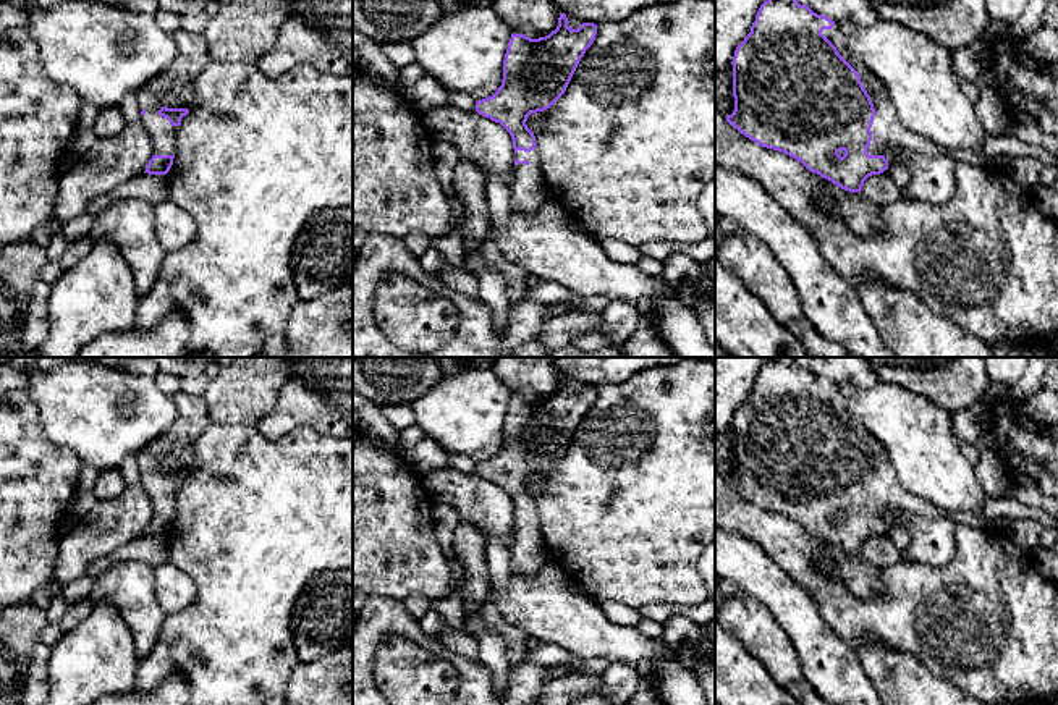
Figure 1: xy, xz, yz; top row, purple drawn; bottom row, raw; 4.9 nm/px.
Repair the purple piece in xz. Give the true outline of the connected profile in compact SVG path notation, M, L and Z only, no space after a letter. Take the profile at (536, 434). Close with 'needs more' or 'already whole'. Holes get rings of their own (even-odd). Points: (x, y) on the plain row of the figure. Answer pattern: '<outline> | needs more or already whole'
M565 375L545 399L511 396L501 448L493 458L476 464L476 474L500 485L513 501L511 572L534 574L548 555L527 479L550 471L565 456L595 398L597 386L582 385L571 391Z | needs more

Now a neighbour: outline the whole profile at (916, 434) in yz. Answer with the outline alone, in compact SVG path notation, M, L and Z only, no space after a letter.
M880 380L870 388L859 388L853 382L841 382L836 386L846 411L859 419L885 448L906 490L945 511L977 514L984 509L988 496L977 480L974 466L961 453L951 427L951 412L896 383Z

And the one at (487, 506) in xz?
M435 467L422 474L422 487L432 503L443 503L458 511L461 522L495 537L508 550L513 543L514 511L510 495L500 487L455 467Z

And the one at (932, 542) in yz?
M890 509L888 527L901 524L909 530L911 542L904 558L911 563L940 568L956 555L954 522L948 517L922 517L904 509Z

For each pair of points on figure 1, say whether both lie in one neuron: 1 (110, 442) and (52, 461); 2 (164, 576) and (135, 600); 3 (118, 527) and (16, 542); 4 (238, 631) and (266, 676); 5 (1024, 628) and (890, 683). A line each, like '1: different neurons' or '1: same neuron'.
1: different neurons
2: different neurons
3: different neurons
4: same neuron
5: different neurons

